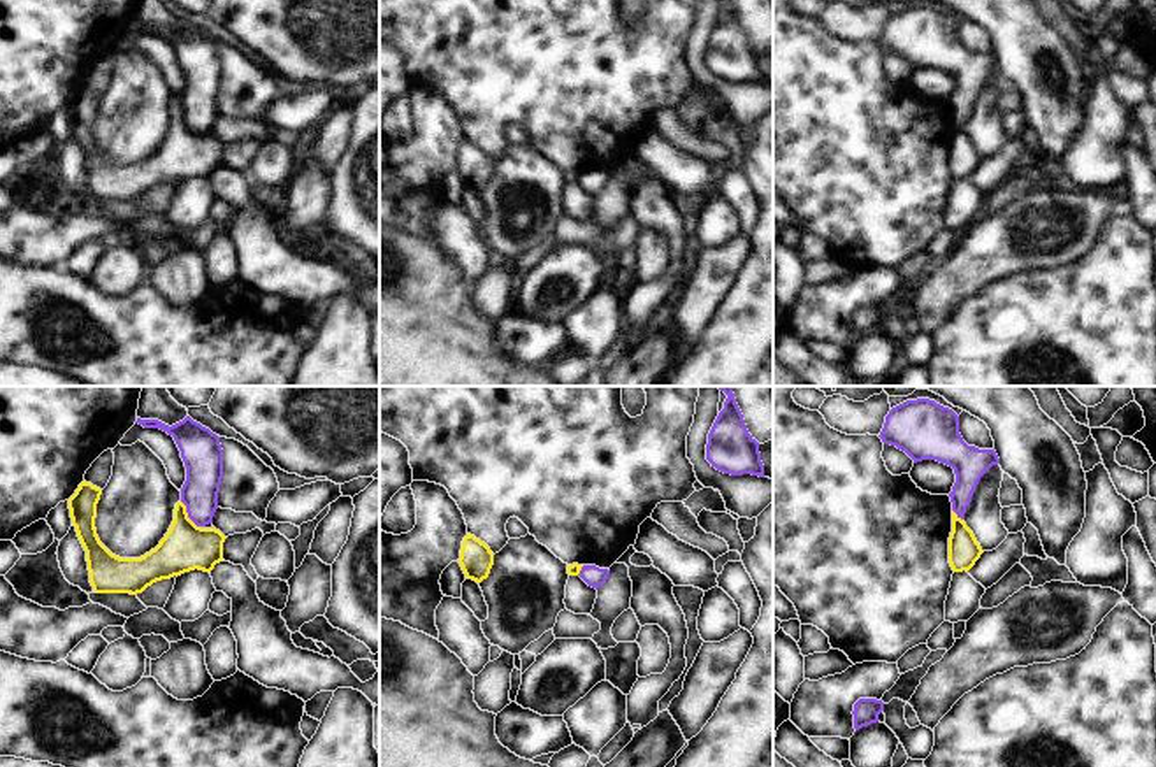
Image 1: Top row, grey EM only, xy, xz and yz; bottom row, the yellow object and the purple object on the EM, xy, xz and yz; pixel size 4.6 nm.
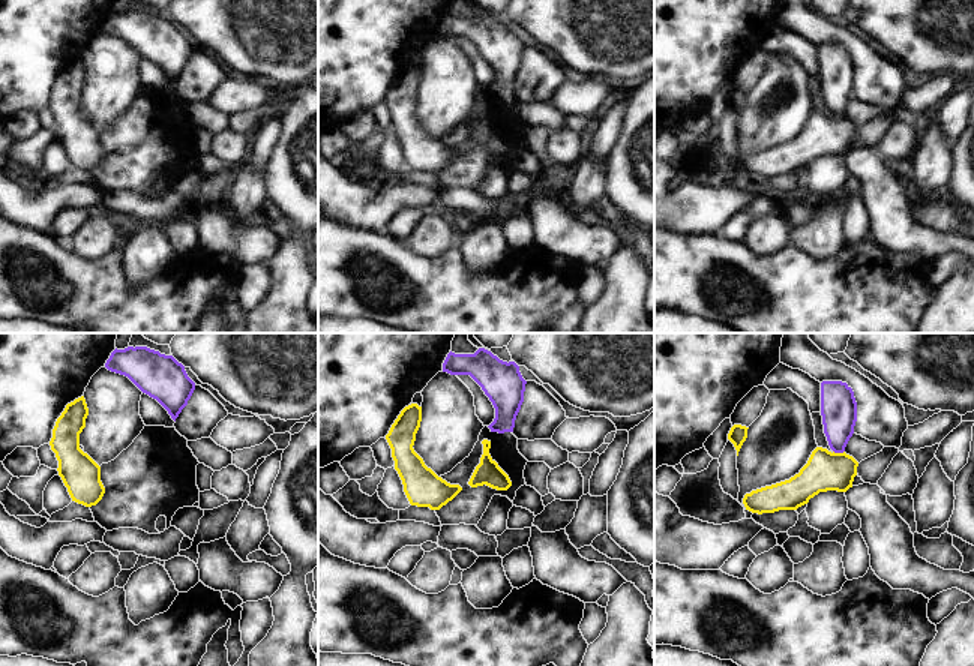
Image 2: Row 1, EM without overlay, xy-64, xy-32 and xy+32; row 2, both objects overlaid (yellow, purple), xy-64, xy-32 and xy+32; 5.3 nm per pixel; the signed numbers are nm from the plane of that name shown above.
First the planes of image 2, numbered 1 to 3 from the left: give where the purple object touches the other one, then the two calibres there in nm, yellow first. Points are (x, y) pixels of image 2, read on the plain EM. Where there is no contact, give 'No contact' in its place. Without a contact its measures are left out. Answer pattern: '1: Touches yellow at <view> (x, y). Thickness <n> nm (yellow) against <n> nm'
1: No contact
2: No contact
3: Touches yellow at xy+32 (839, 117). Thickness 220 nm (yellow) against 190 nm

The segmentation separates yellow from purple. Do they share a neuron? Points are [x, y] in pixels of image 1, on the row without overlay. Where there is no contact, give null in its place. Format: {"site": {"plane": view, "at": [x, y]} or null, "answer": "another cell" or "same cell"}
{"site": {"plane": "xy", "at": [187, 121]}, "answer": "another cell"}

